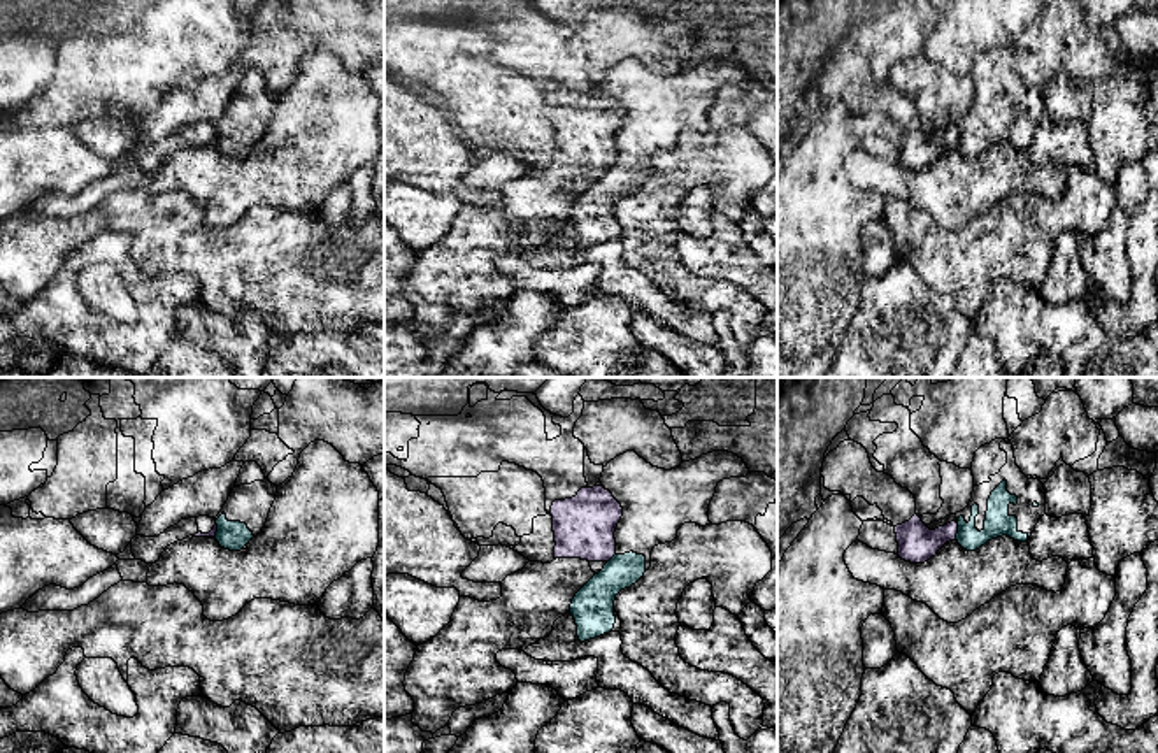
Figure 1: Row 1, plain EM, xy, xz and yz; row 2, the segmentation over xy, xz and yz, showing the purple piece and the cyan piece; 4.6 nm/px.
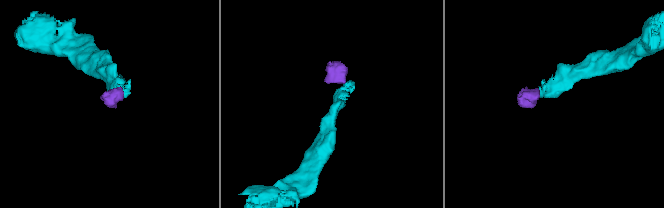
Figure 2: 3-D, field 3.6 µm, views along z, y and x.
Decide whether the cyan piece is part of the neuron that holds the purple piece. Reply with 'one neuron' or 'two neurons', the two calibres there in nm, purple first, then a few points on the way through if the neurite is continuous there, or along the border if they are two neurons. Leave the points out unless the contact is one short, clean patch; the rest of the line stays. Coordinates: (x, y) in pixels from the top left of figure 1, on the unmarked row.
two neurons | 180/120 nm | along yz (958, 130), (955, 144)

